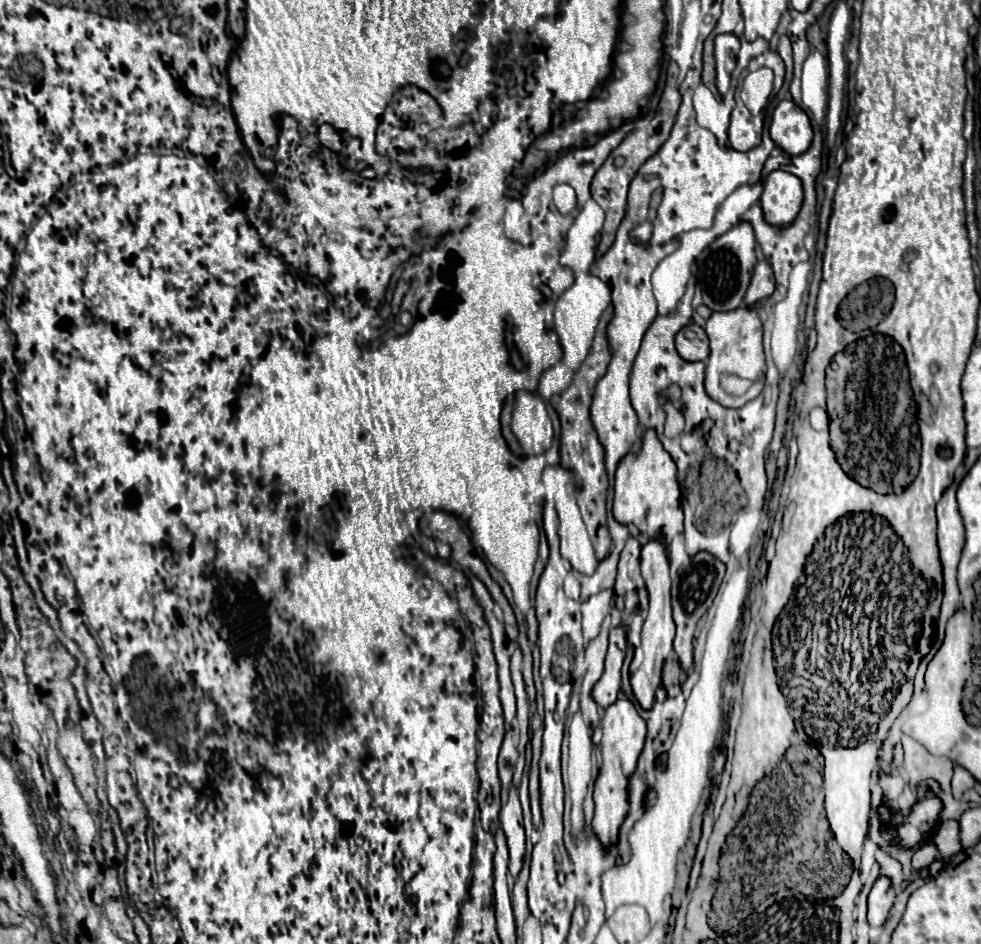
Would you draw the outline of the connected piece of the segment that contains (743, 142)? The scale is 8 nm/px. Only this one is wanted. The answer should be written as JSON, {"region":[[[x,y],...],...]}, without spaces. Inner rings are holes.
{"region":[[[736,95],[736,107],[730,117],[730,145],[736,151],[748,151],[756,145],[760,145],[760,135],[762,135],[762,117],[754,117],[742,103],[740,95]]]}

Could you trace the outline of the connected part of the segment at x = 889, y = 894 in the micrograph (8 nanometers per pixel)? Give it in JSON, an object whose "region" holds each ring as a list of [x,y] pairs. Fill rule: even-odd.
{"region":[[[880,875],[868,895],[868,925],[870,927],[882,927],[888,911],[892,909],[896,899],[896,891],[892,889],[892,879],[886,875]]]}

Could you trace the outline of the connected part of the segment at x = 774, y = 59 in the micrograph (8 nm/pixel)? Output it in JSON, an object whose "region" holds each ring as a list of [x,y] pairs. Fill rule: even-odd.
{"region":[[[768,49],[760,57],[752,59],[750,65],[748,65],[748,69],[760,69],[760,67],[770,67],[774,71],[774,89],[778,91],[778,87],[782,87],[782,81],[784,81],[784,61],[782,61],[782,57],[776,51]]]}

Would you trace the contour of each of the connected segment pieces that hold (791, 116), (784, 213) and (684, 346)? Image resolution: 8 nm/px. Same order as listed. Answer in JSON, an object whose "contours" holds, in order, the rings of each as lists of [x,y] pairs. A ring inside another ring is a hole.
{"contours":[[[[780,101],[770,125],[770,137],[790,155],[804,153],[812,143],[812,125],[794,101]]],[[[772,171],[764,179],[764,191],[760,205],[764,209],[764,219],[772,225],[788,225],[794,221],[802,207],[804,191],[802,181],[788,171]]],[[[696,323],[686,325],[676,335],[676,351],[684,361],[706,361],[710,355],[708,349],[708,337],[702,327]]]]}

